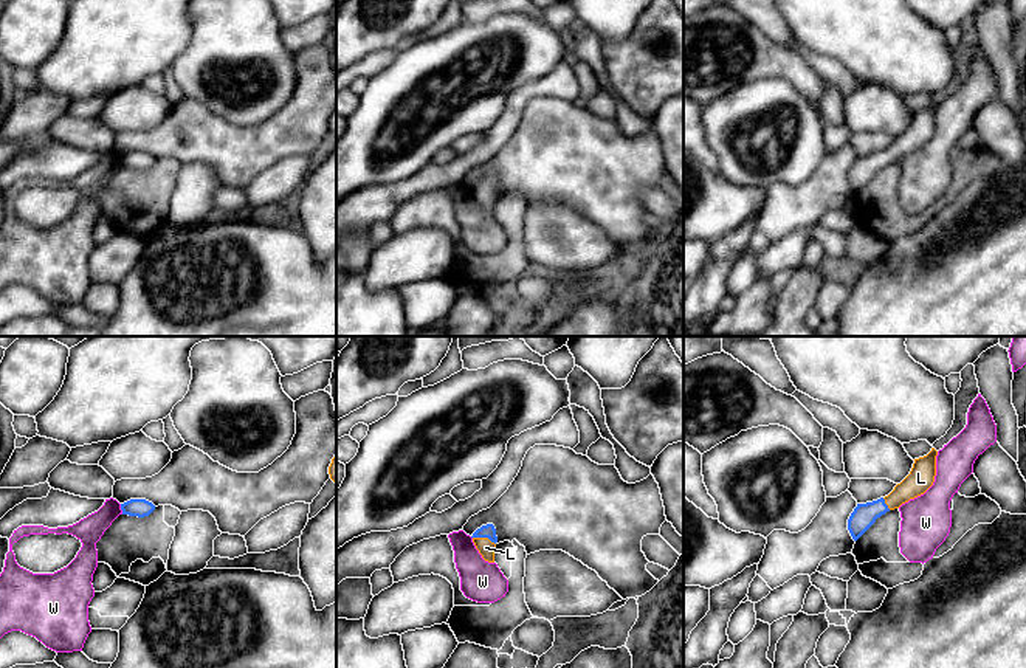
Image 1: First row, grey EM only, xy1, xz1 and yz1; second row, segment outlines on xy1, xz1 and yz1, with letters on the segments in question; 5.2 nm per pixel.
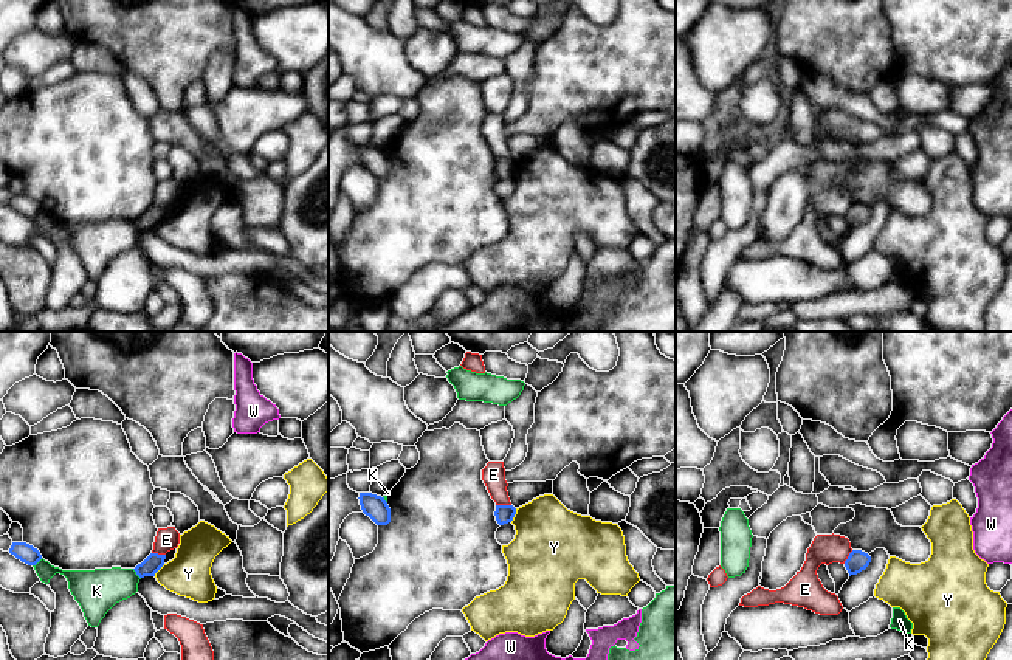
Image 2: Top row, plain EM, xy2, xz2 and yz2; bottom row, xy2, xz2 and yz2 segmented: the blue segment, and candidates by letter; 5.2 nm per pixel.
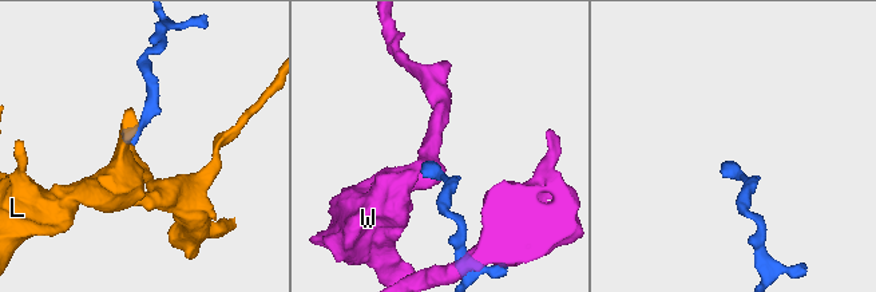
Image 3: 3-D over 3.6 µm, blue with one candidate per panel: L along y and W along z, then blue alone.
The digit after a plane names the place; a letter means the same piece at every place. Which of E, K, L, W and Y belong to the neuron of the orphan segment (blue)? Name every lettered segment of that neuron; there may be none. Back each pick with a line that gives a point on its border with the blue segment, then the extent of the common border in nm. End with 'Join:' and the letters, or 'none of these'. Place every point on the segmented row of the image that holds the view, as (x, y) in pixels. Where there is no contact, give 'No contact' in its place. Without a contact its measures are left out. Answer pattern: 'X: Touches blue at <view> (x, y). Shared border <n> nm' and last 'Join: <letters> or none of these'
L: Touches blue at xz1 (484, 537). Shared border 130 nm
Join: L

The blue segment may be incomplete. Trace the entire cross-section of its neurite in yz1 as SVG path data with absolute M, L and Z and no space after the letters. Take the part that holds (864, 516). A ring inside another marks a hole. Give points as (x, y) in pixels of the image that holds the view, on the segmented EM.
M931 448L927 456L914 459L910 474L897 484L888 496L866 504L857 504L848 519L848 530L854 541L857 541L877 518L924 494L933 485L936 456L938 451Z

